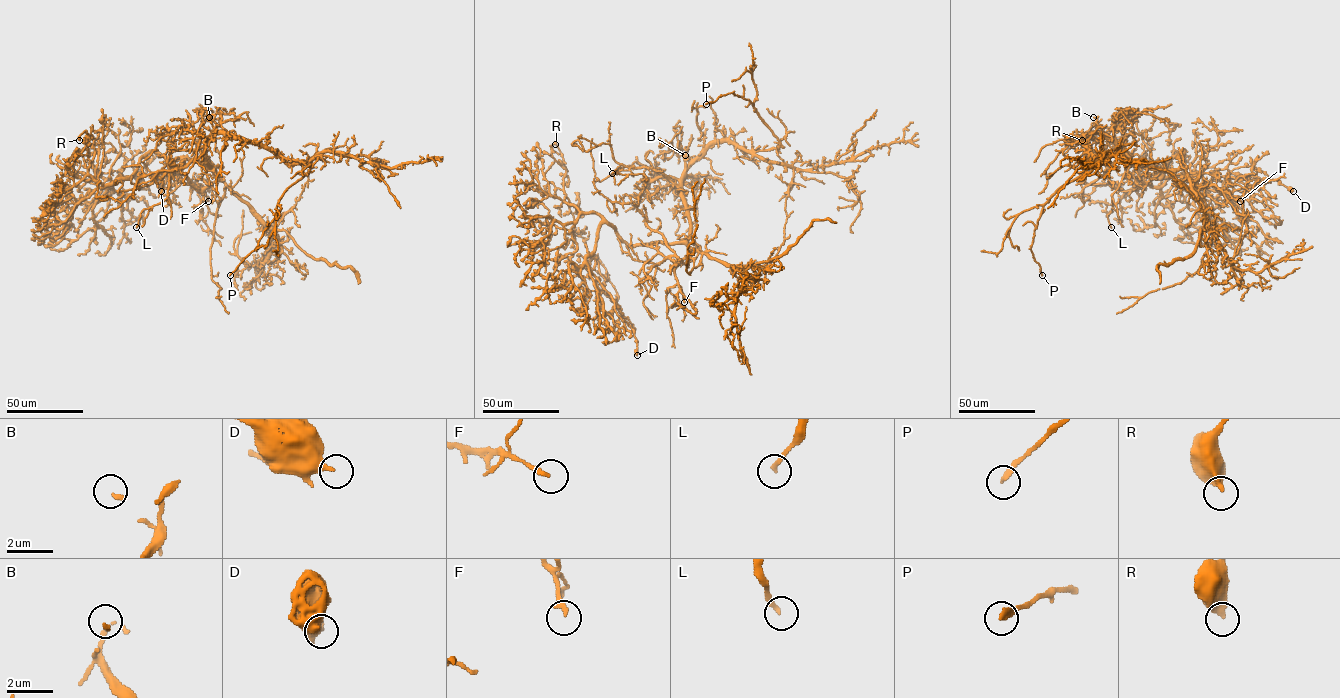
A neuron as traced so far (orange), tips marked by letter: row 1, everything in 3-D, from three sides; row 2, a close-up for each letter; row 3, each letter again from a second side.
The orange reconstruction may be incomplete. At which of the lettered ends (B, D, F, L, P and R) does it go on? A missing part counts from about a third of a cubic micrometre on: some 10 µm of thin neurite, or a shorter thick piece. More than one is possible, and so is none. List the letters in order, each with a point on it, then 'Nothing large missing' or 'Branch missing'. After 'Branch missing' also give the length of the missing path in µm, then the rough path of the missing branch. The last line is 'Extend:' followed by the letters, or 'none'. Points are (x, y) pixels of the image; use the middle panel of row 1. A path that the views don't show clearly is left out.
B: Place: (685, 155). Nothing large missing
D: Place: (637, 355). Nothing large missing
F: Place: (684, 302). Nothing large missing
L: Place: (612, 173). Nothing large missing
P: Place: (706, 104). Nothing large missing
R: Place: (555, 144). Nothing large missing
Extend: none

